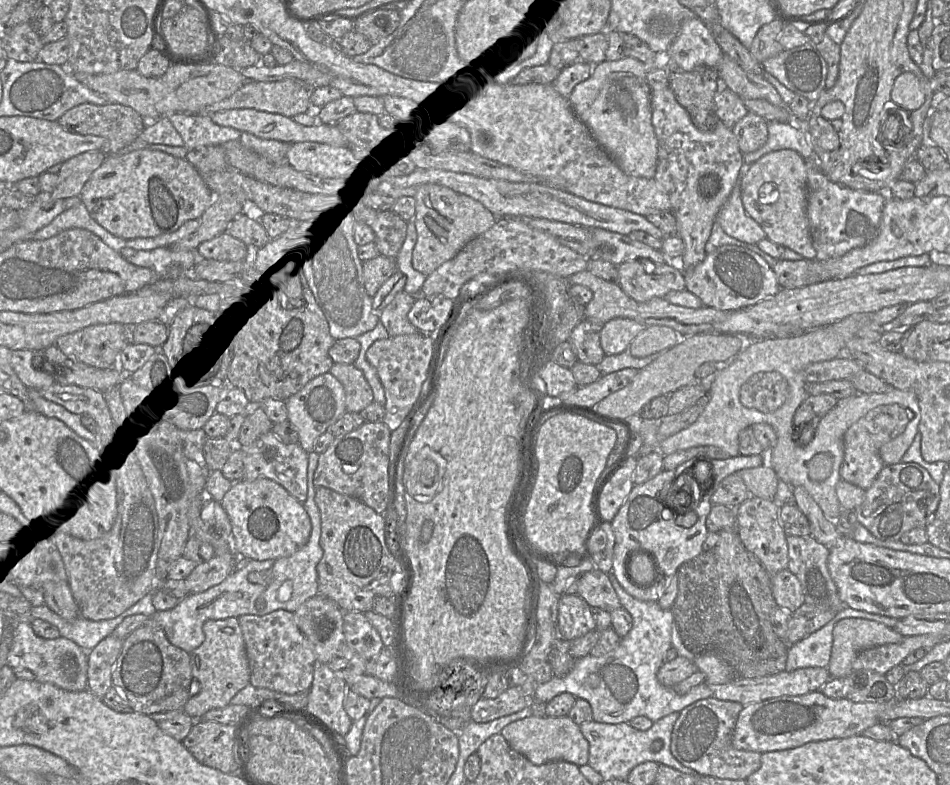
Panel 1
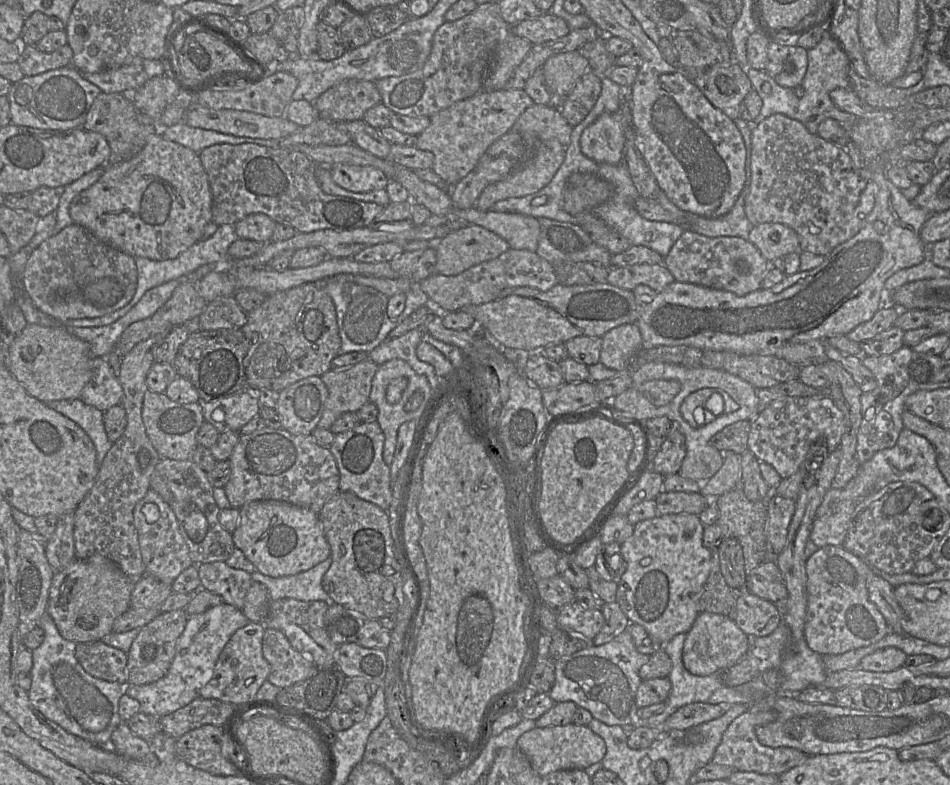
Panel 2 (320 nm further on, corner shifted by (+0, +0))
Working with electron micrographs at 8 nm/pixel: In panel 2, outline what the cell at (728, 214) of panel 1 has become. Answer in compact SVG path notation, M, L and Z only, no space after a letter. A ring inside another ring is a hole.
M762 223L752 227L748 241L769 262L799 252L799 237L790 227L779 223Z

